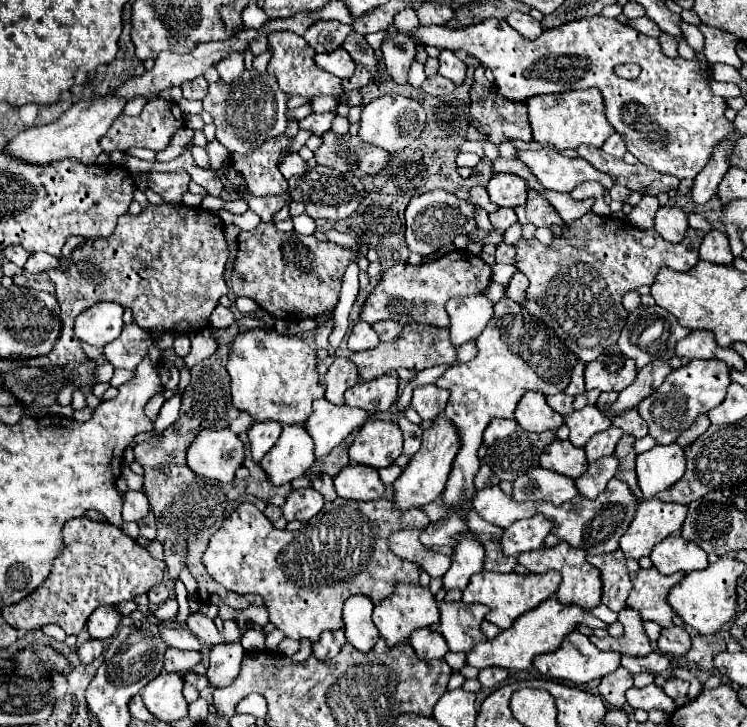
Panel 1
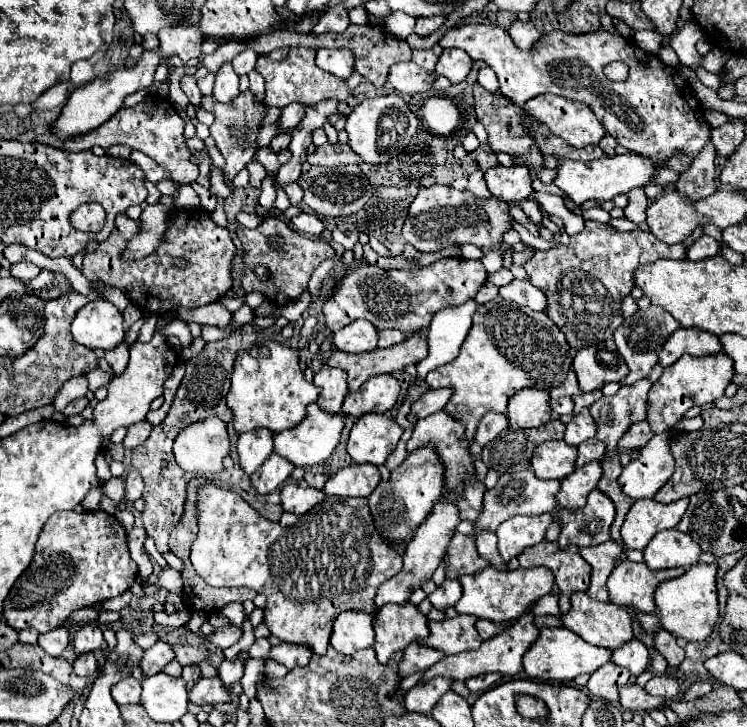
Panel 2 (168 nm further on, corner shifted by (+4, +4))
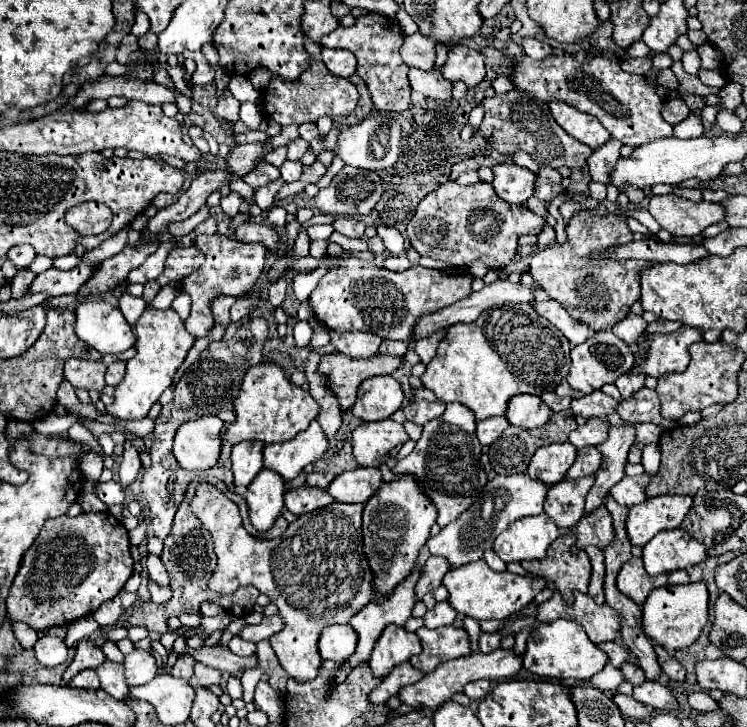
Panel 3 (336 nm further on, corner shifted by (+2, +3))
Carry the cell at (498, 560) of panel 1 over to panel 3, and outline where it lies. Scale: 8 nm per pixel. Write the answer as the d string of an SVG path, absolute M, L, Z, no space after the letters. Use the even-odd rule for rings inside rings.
M429 556L423 564L423 570L421 570L421 576L417 580L417 586L415 586L415 594L417 594L417 602L427 594L427 592L433 592L437 586L441 586L441 580L443 576L449 572L449 562L439 558L439 556Z

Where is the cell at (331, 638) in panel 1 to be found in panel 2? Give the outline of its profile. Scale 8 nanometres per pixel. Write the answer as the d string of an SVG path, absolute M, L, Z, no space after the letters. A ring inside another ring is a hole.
M281 643L279 647L271 649L269 657L293 669L293 667L305 667L313 655L311 655L311 647L303 647L297 643Z

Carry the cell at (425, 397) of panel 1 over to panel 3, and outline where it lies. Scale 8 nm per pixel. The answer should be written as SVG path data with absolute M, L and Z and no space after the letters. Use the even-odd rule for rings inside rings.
M415 400L413 404L407 406L407 420L423 426L433 418L439 418L445 412L445 404L435 400L435 402L427 402L427 400Z

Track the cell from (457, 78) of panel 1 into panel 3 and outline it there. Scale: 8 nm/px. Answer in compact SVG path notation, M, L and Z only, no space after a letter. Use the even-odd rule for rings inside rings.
M457 44L449 50L449 60L445 62L441 74L451 82L461 80L473 88L485 78L485 60L477 48Z

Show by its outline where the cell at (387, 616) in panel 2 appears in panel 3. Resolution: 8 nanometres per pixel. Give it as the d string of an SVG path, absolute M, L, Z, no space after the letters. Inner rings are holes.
M389 626L377 640L369 658L369 668L375 678L385 678L397 664L407 662L413 654L421 652L419 638L399 626Z

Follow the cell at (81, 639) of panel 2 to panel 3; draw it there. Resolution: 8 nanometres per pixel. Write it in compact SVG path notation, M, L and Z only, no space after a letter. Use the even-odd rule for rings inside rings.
M83 640L83 642L79 642L79 646L77 646L77 652L75 652L73 662L67 666L67 670L65 670L65 674L63 674L63 680L69 684L69 682L73 680L73 676L77 676L77 674L83 672L83 670L89 670L89 668L93 670L93 668L97 668L97 664L103 664L103 660L105 660L103 652L101 652L95 644Z

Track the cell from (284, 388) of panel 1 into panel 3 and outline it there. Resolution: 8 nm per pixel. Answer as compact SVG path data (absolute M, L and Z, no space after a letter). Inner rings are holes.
M263 362L247 370L239 396L235 398L237 418L229 424L223 438L233 446L245 440L259 440L263 444L285 442L297 436L301 430L305 430L311 424L311 420L317 418L317 412L319 406L309 392L293 386L279 366Z

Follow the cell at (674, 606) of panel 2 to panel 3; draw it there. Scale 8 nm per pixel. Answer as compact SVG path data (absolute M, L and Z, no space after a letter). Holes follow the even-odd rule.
M693 582L685 586L661 586L655 588L643 604L643 632L649 640L663 646L667 652L691 646L703 626L707 624L709 592L703 582Z

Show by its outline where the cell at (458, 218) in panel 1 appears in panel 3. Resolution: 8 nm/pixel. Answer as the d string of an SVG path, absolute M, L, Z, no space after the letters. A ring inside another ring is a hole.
M445 182L419 202L413 220L407 224L407 238L421 256L441 260L453 268L469 268L469 264L475 260L483 260L487 268L503 268L513 260L517 252L519 236L539 234L543 226L545 226L545 218L533 214L523 204L505 204L505 200L495 196L493 186L487 182L477 182L471 186L459 186L457 182Z

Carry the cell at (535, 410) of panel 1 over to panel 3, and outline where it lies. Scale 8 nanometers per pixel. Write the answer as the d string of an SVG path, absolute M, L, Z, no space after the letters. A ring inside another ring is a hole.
M517 394L507 404L505 418L513 426L521 428L537 428L543 426L551 416L551 410L541 402L539 396L531 394Z

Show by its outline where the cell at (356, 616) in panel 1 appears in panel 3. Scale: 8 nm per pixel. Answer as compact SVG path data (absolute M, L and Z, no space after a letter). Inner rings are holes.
M327 626L321 632L319 638L319 654L321 660L331 660L331 662L345 662L357 646L357 634L353 632L353 628L347 626Z

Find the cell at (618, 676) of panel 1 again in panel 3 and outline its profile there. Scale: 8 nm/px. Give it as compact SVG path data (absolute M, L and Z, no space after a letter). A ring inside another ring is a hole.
M609 662L605 664L605 668L599 674L595 674L591 678L591 684L603 692L615 692L621 682L623 682L623 674L617 668L613 668Z

